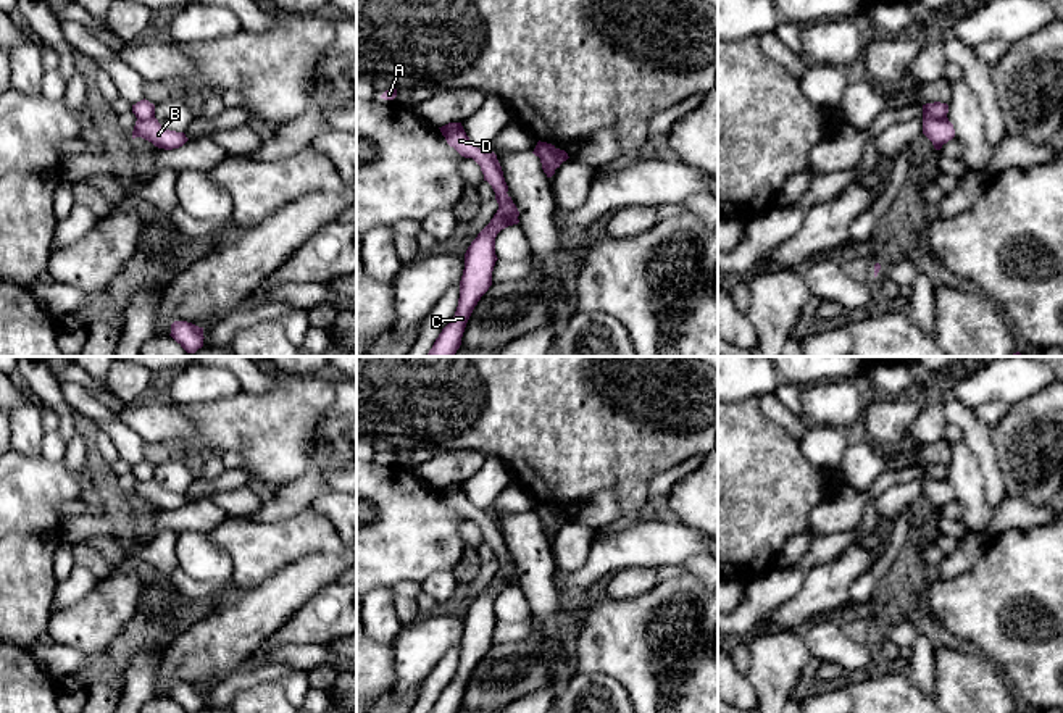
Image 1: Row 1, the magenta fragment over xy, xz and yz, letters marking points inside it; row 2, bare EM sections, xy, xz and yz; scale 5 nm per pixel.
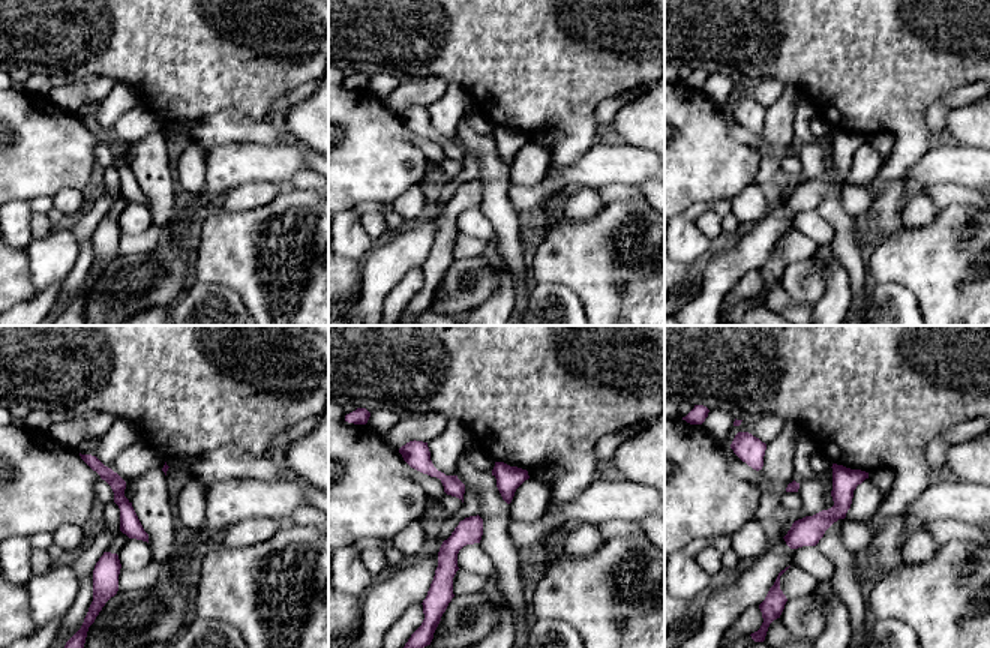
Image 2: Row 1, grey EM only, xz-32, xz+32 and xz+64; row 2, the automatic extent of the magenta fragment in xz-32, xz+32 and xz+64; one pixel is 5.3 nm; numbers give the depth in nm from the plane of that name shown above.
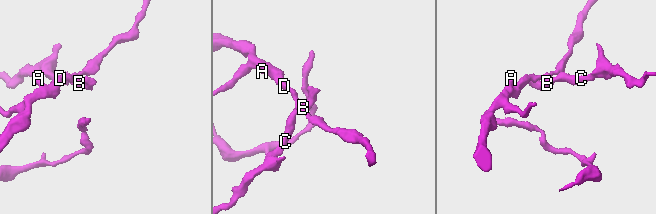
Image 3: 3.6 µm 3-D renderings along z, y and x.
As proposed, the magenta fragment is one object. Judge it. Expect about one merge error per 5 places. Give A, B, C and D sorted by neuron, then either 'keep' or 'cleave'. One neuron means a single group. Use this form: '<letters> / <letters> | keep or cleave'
A D / B C | cleave

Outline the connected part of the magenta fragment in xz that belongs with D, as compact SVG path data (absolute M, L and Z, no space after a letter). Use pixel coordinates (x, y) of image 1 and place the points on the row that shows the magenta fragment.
M448 123L439 129L450 147L453 147L461 156L473 158L481 166L484 181L487 181L495 192L498 211L502 211L506 218L513 219L513 200L506 194L508 186L505 182L503 171L497 160L497 155L494 152L489 153L482 148L477 148L466 136L461 123Z

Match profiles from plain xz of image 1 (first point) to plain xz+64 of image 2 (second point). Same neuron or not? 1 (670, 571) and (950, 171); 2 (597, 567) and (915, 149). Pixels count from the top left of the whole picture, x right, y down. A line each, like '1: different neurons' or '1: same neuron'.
1: different neurons
2: different neurons

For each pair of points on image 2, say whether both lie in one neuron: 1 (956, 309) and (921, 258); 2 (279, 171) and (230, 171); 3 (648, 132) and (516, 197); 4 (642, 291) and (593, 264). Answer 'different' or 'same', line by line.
1: same
2: same
3: different
4: same

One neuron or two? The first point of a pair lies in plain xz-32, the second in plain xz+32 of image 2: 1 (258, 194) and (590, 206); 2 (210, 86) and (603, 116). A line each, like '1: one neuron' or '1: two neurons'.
1: one neuron
2: two neurons

